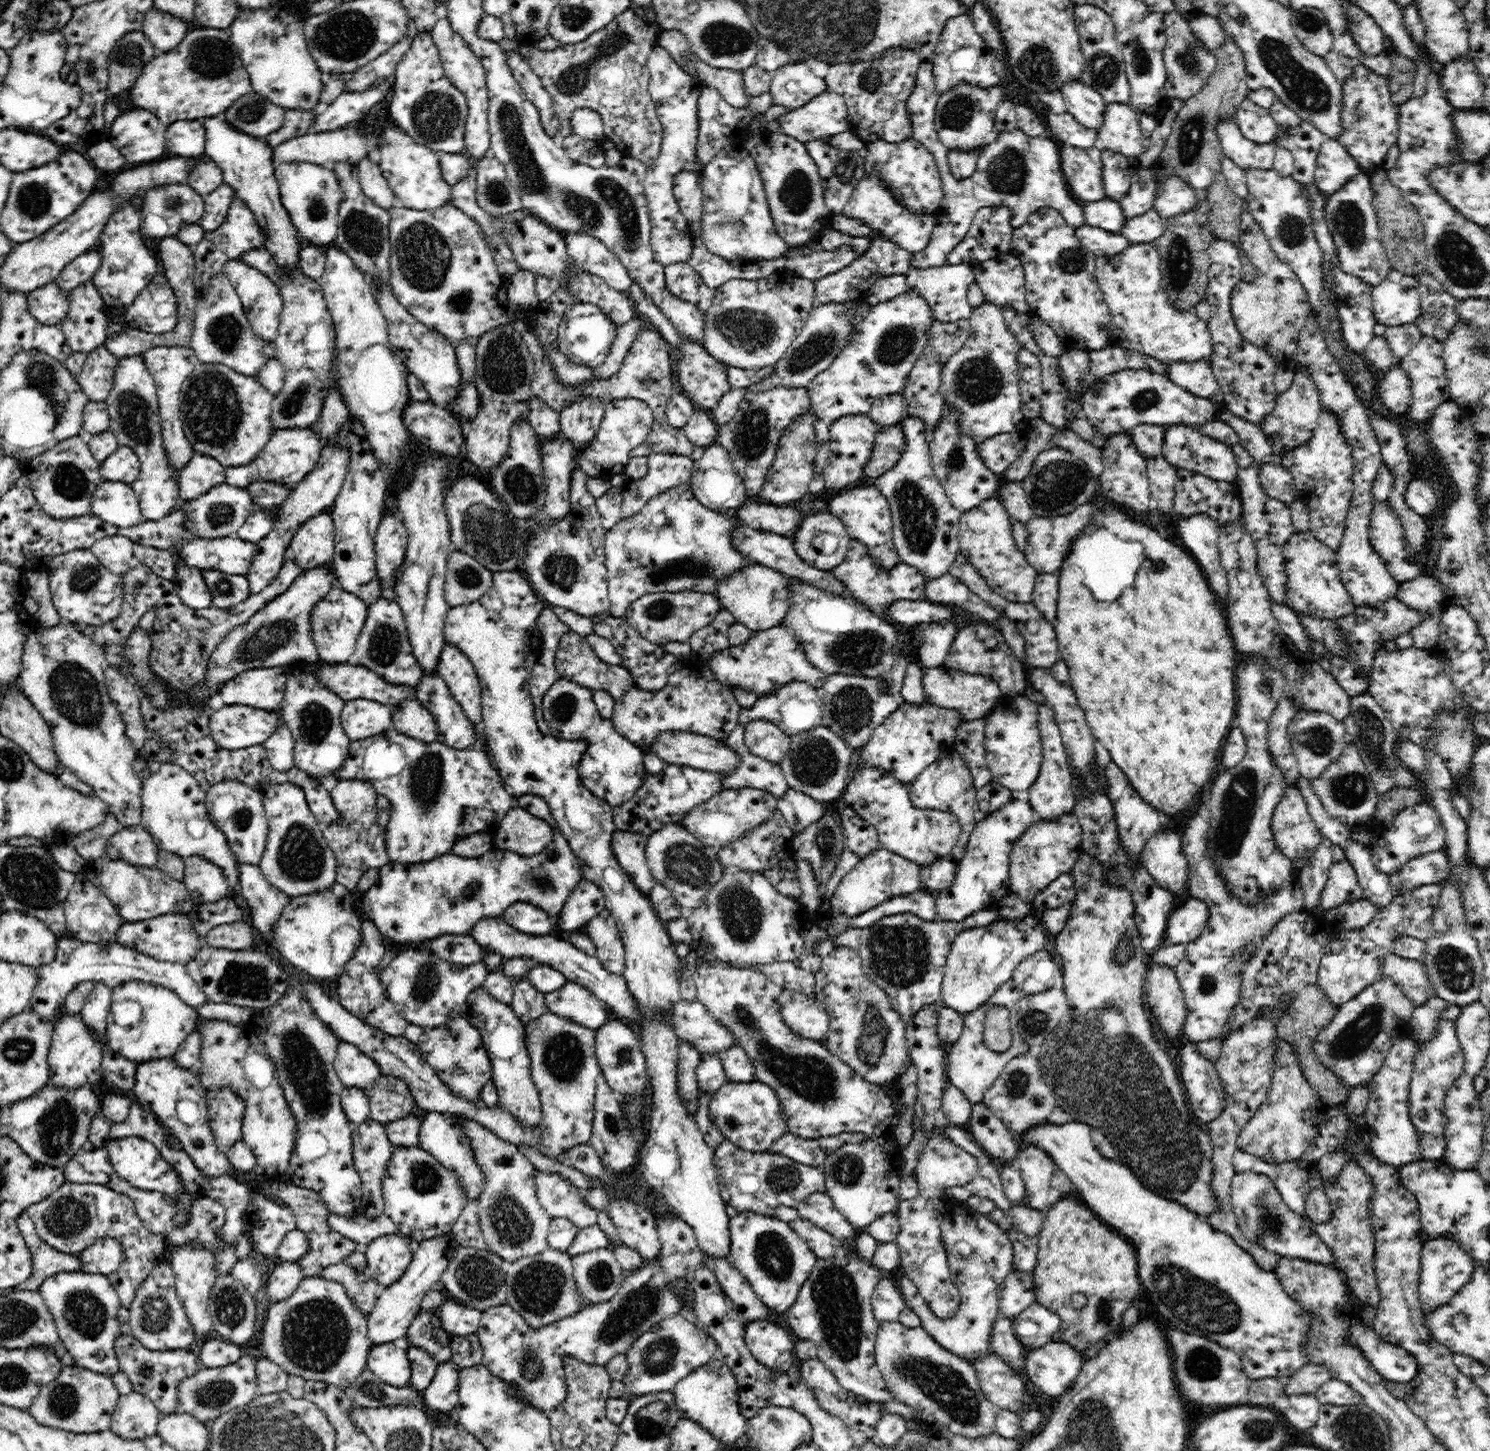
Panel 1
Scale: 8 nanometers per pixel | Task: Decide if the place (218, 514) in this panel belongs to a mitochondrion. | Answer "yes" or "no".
yes

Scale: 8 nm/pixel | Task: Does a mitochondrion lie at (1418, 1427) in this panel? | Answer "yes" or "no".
no

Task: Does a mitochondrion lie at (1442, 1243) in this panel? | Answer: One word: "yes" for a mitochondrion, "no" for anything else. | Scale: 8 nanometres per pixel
no

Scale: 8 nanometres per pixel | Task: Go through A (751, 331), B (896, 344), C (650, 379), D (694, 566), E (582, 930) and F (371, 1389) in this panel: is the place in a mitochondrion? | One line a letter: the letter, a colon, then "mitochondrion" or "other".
A: mitochondrion
B: mitochondrion
C: mitochondrion
D: mitochondrion
E: other
F: mitochondrion

